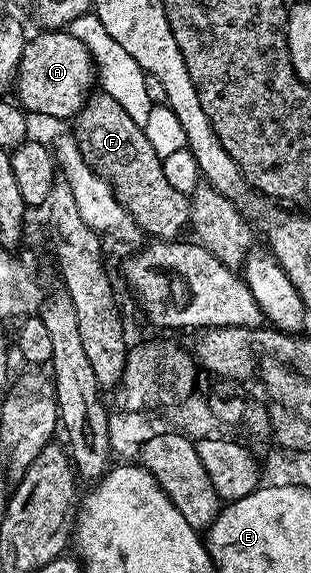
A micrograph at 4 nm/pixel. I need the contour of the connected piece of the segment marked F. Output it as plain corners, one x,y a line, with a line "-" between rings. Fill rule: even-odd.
104,92
92,93
84,101
73,125
73,137
79,143
80,151
91,166
110,182
115,197
131,215
134,225
161,240
178,239
183,225
189,222
189,198
165,180
163,159
149,144
144,127
135,124
125,108

